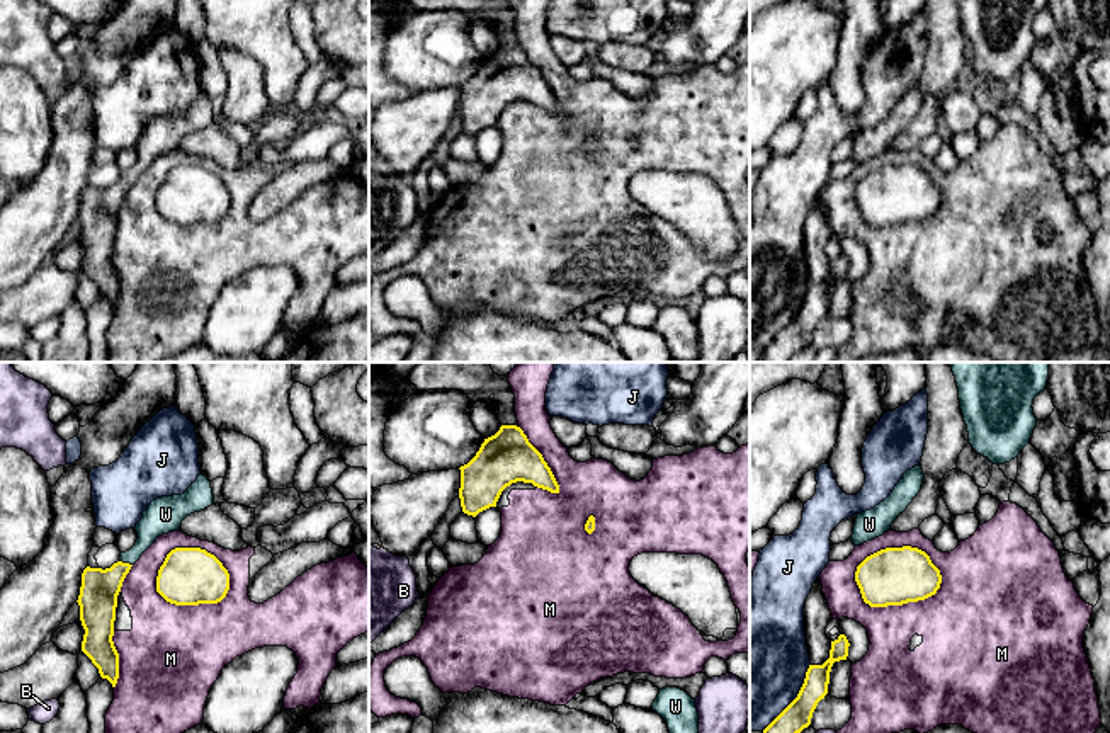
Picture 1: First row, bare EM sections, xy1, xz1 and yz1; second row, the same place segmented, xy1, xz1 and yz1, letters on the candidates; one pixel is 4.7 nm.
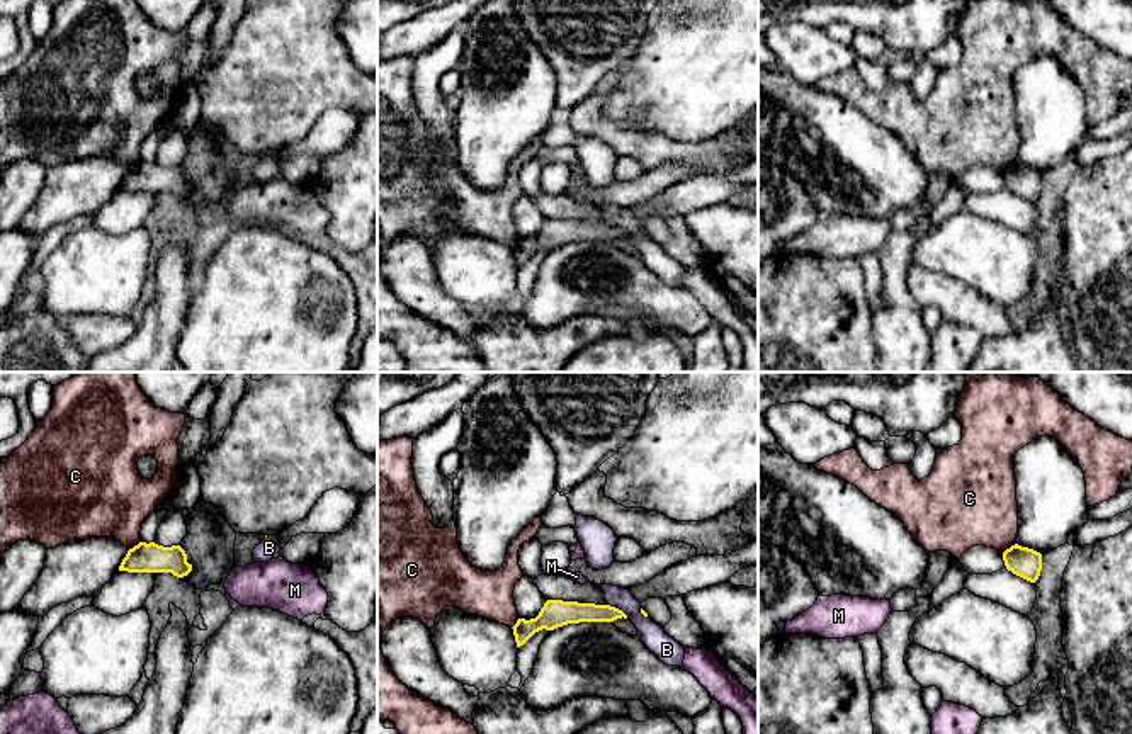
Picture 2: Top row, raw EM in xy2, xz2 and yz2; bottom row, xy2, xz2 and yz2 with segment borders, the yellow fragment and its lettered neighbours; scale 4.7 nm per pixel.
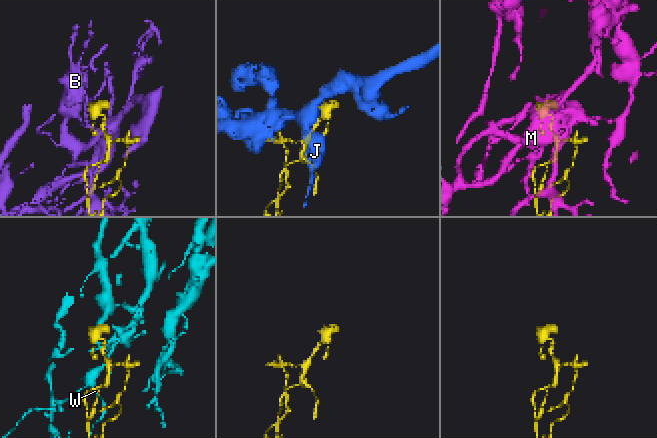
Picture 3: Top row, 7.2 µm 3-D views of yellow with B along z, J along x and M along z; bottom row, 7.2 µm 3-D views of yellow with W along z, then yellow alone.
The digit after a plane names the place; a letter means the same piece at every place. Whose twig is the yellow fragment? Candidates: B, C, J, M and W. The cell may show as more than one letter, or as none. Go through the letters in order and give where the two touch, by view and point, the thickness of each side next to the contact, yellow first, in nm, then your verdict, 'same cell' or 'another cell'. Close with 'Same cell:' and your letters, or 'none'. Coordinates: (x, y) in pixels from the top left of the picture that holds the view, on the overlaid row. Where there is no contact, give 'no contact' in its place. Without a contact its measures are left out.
B: meets yellow in xz2 at (617, 609); 110 nm thick on the yellow side, 120 nm on the other; another cell
C: meets yellow in yz2 at (1010, 547); 140 nm thick on the yellow side, 360 nm on the other; another cell
J: meets yellow in yz1 at (796, 698); 140 nm thick on the yellow side, 480 nm on the other; another cell
M: meets yellow in yz1 at (903, 546); 280 nm thick on the yellow side, 130 nm on the other; another cell
W: meets yellow in xy1 at (126, 563); 180 nm thick on the yellow side, 140 nm on the other; same cell
Same cell: W

